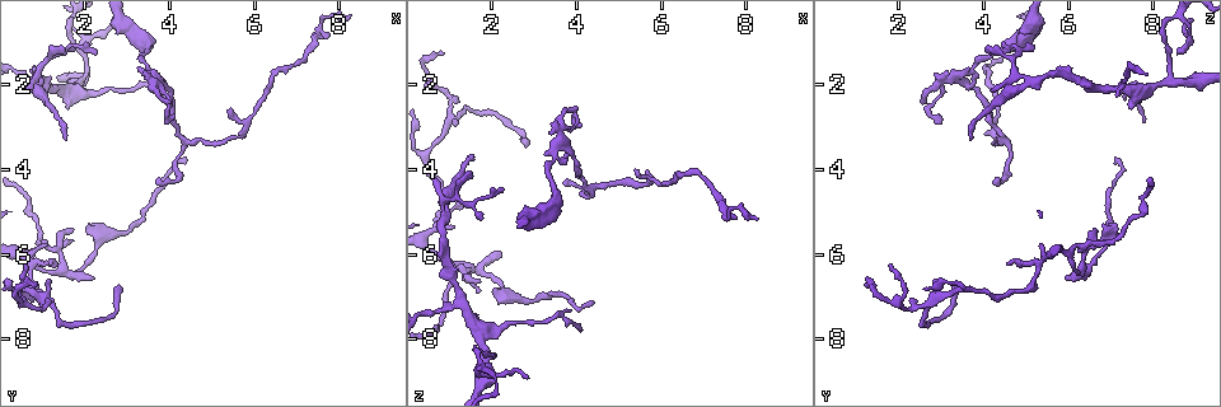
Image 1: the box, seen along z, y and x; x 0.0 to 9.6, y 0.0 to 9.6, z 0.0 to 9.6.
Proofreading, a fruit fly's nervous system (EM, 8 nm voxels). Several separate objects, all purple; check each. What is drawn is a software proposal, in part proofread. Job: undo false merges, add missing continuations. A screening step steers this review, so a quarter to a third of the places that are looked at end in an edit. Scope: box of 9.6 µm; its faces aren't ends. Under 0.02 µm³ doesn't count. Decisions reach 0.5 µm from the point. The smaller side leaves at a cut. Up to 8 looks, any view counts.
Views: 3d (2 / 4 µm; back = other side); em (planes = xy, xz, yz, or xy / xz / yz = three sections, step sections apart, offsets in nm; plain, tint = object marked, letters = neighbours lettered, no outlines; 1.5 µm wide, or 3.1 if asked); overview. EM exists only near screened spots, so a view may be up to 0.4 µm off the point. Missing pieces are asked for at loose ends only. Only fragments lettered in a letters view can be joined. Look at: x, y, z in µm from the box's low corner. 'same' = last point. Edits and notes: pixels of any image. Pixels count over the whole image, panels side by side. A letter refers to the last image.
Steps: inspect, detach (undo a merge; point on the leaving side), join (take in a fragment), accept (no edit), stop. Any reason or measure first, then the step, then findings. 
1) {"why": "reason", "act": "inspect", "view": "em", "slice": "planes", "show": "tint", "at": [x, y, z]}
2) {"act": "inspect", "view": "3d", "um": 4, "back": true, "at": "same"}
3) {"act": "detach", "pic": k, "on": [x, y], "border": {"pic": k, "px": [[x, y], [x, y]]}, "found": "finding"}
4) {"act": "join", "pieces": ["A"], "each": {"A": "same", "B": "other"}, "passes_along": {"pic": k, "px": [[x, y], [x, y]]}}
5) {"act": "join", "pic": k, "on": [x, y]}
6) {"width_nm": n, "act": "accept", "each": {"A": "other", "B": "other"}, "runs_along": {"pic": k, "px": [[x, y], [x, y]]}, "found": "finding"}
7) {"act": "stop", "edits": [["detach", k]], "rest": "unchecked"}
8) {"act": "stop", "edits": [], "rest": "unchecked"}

{"why": "small branch off a trunk", "act": "inspect", "view": "3d", "um": 2, "at": [1.20, 2.00, 7.20]}

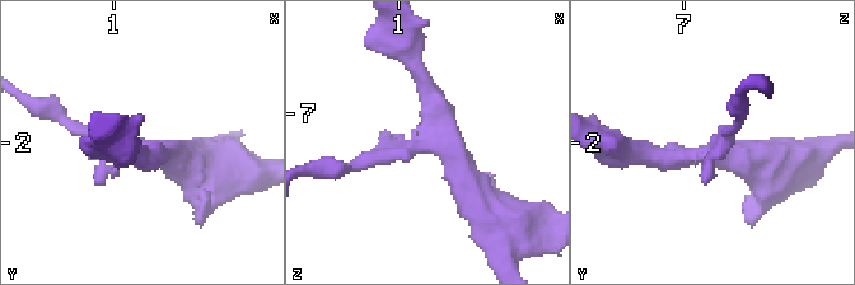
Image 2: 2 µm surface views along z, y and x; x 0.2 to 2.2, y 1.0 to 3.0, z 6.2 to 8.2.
{"why": "shape alone is not enough", "act": "inspect", "view": "em", "slice": "planes", "show": "letters", "at": [1.16, 2.04, 7.18]}

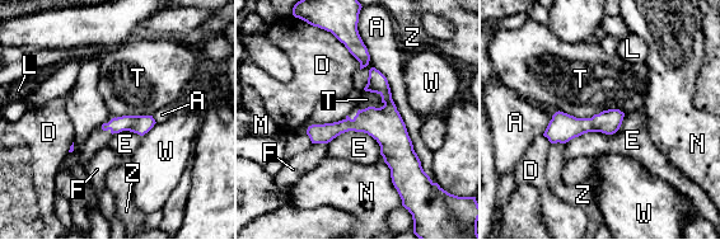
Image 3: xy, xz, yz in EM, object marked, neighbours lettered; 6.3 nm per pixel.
{"act": "accept", "each": {"A": "other", "D": "other", "E": "other", "F": "other", "L": "other", "M": "other", "N": "other", "T": "other", "W": "other", "Z": "other"}, "runs_along": {"pic": 3, "px": [[373, 71], [388, 103], [397, 184]]}, "found": "continuous, no second cell"}

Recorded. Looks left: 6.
{"why": "a fork", "act": "inspect", "view": "em", "slice": "xz", "step": 8, "show": "tint", "at": [3.60, 1.85, 3.35]}

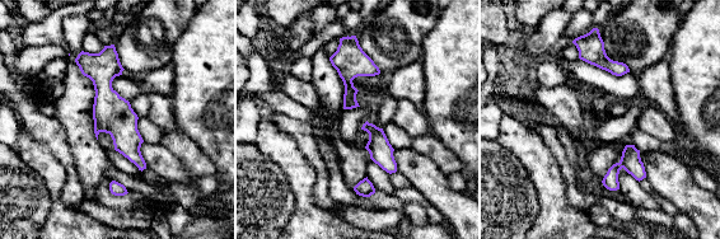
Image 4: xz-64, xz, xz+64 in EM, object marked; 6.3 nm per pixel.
{"act": "inspect", "view": "em", "slice": "planes", "show": "letters", "at": "same"}

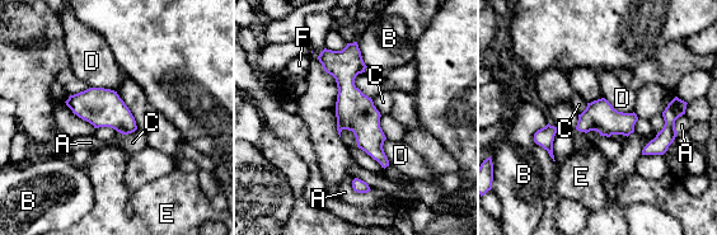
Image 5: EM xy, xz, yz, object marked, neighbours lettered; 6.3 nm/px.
{"longest_contact_nm": ["B", 260], "act": "accept", "each": {"A": "other", "B": "other", "C": "other", "D": "other", "E": "other", "F": "other"}, "runs_along": {"pic": 5, "px": [[354, 46], [348, 95], [385, 163]]}, "found": "continuous, no second cell"}

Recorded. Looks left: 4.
{"why": "free end", "act": "inspect", "view": "em", "slice": "planes", "show": "letters", "at": [1.55, 3.30, 3.75]}

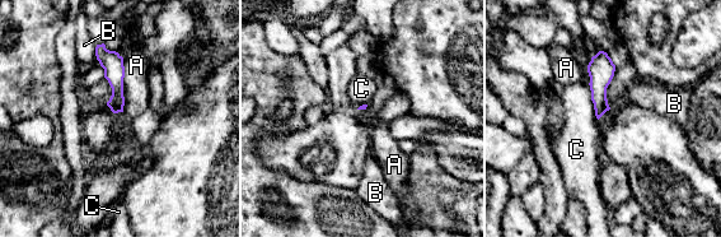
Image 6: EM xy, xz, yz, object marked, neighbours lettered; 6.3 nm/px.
{"act": "accept", "each": {"A": "other", "B": "other", "C": "other"}, "runs_along": {"pic": 6, "px": [[99, 47], [113, 65], [120, 108]]}, "found": "none of them fits"}

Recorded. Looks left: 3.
{"why": "branch stops here", "act": "inspect", "view": "em", "slice": "yz", "step": 8, "show": "letters", "at": [2.75, 6.75, 3.50]}

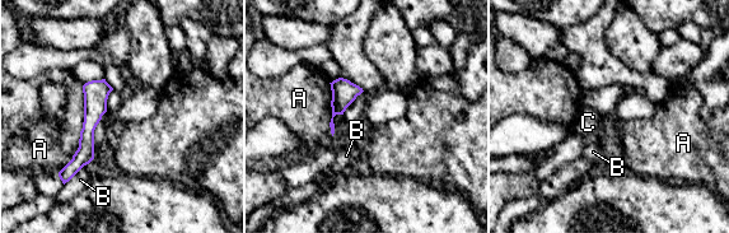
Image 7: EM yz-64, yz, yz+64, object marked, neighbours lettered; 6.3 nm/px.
{"width_nm": 120, "act": "accept", "each": {"A": "other", "B": "other", "C": "other"}, "runs_along": {"pic": 7, "px": [[102, 83], [88, 127], [90, 149]]}, "found": "none of them fits"}

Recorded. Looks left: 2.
{"act": "stop", "edits": [], "rest": "unchecked"}

